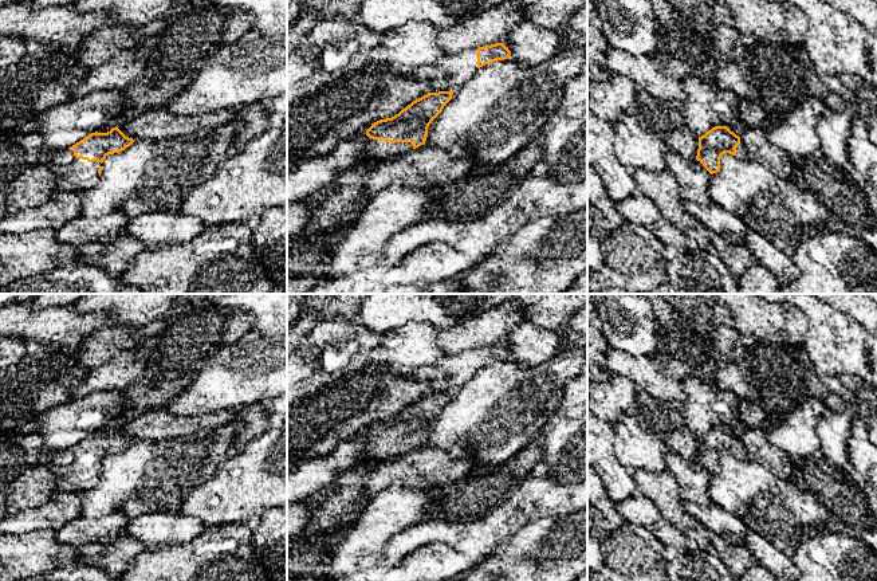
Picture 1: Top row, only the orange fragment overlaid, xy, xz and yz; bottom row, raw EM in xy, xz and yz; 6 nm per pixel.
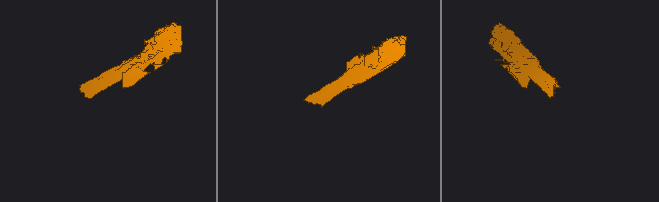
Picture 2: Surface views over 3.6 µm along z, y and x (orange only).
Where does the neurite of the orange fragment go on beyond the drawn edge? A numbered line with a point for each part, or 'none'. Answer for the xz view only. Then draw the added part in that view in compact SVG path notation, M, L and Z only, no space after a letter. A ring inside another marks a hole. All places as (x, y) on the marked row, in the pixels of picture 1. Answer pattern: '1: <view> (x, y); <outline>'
1: xz (381, 150); M369 138L369 144L361 152L362 161L379 161L381 164L397 160L413 150L410 142L388 142L384 140Z

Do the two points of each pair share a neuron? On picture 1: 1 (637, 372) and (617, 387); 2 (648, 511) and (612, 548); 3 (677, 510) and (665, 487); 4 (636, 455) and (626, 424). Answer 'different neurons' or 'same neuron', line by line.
1: different neurons
2: different neurons
3: same neuron
4: same neuron

